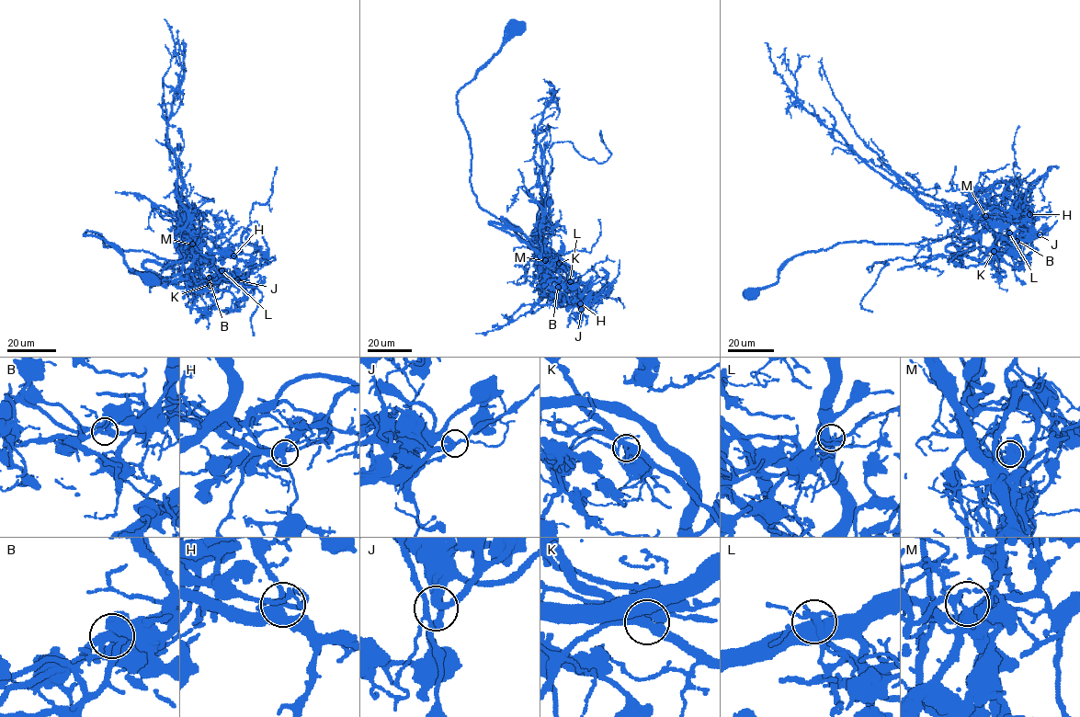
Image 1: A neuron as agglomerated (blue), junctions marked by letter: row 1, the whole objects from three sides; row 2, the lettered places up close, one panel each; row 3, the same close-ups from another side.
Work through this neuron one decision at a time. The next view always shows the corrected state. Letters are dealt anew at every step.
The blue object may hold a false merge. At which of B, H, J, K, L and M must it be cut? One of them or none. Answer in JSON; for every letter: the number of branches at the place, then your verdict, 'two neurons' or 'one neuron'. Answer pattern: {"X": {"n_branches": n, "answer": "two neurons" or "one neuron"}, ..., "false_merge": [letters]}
{"B": {"n_branches": 5, "answer": "one neuron"}, "H": {"n_branches": 4, "answer": "one neuron"}, "J": {"n_branches": 5, "answer": "one neuron"}, "K": {"n_branches": 5, "answer": "two neurons"}, "L": {"n_branches": 4, "answer": "one neuron"}, "M": {"n_branches": 5, "answer": "one neuron"}, "false_merge": ["K"]}

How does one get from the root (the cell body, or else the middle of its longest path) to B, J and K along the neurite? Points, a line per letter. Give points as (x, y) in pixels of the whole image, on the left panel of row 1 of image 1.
B: (149, 280), (111, 244), (84, 234), (97, 233), (107, 247), (167, 260), (189, 255), (197, 280), (209, 278)
J: (149, 280), (111, 244), (84, 234), (97, 233), (107, 247), (167, 260), (195, 256), (237, 279)
K: (149, 280), (111, 244), (84, 234), (97, 233), (107, 247), (167, 260), (189, 255), (198, 276), (210, 284)

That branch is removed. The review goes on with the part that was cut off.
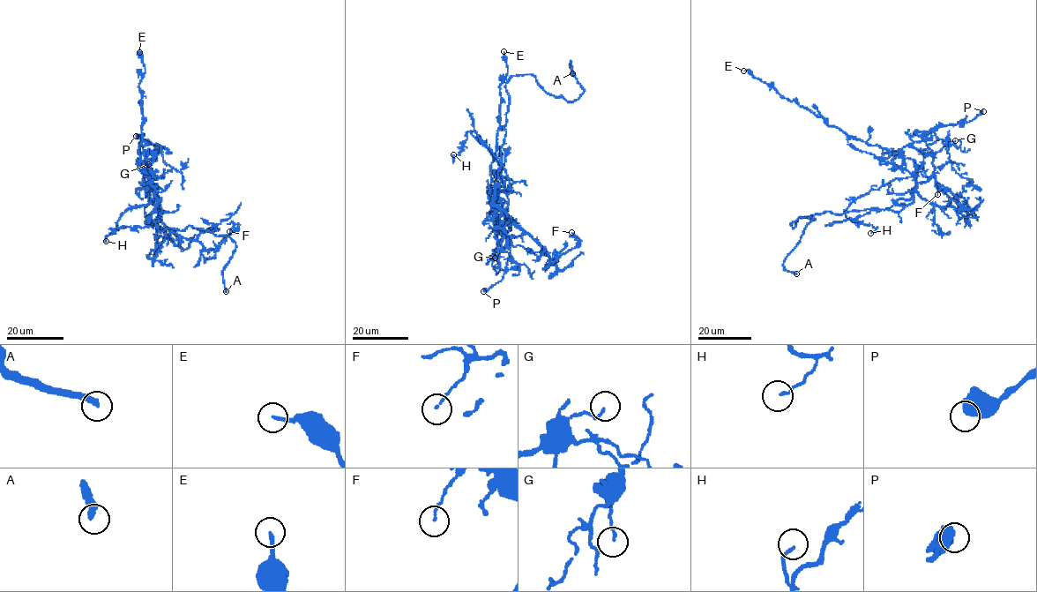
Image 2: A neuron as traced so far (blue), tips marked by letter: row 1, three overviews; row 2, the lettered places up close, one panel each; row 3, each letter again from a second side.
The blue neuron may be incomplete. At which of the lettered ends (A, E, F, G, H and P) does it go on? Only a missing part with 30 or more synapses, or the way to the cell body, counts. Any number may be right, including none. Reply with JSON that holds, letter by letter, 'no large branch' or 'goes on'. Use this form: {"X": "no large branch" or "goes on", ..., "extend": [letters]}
{"A": "goes on", "E": "no large branch", "F": "no large branch", "G": "no large branch", "H": "no large branch", "P": "no large branch", "extend": ["A"]}

